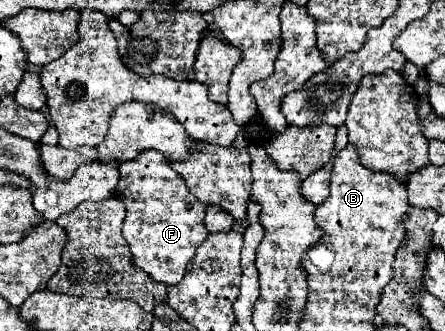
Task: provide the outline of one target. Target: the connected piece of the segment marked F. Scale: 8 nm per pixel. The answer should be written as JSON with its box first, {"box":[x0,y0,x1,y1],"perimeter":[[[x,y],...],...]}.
{"box":[115,151,207,285],"perimeter":[[[141,151],[135,159],[121,163],[119,173],[121,179],[115,195],[127,209],[123,237],[131,247],[135,265],[153,277],[153,281],[161,281],[165,285],[181,283],[187,263],[207,237],[203,223],[205,205],[189,193],[179,173],[173,171],[171,163],[157,151]]]}

